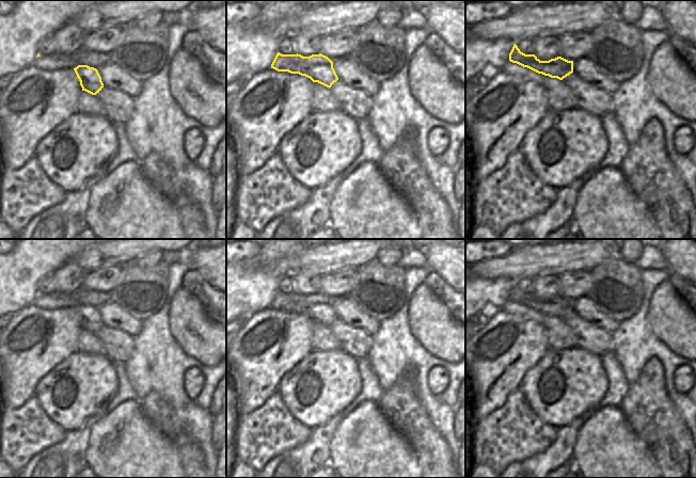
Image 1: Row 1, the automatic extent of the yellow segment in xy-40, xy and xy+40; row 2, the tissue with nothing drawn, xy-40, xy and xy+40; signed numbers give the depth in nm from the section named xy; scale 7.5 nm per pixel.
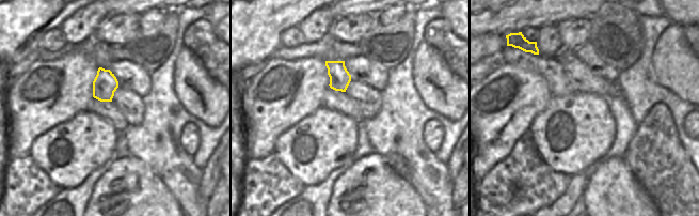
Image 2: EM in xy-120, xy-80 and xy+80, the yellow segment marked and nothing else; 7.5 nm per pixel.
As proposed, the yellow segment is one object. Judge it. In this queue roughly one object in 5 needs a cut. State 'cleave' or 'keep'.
keep

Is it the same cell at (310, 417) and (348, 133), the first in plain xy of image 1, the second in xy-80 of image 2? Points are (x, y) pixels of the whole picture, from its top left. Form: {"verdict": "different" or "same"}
{"verdict": "same"}

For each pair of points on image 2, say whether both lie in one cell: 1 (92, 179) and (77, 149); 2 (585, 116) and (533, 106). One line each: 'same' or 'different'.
1: different
2: different

